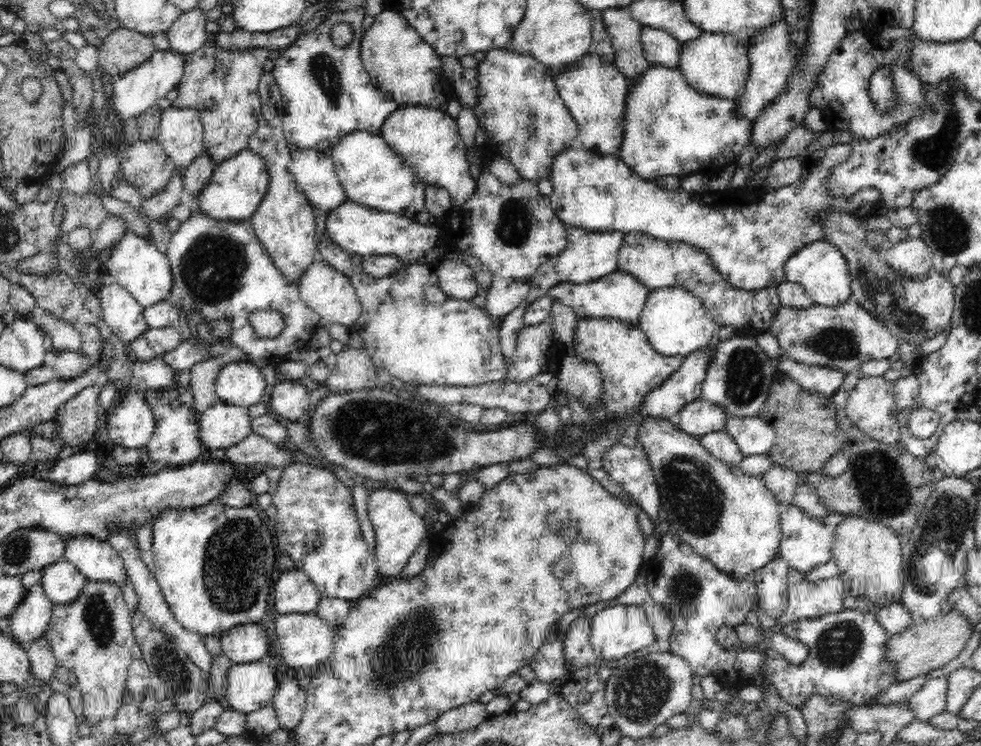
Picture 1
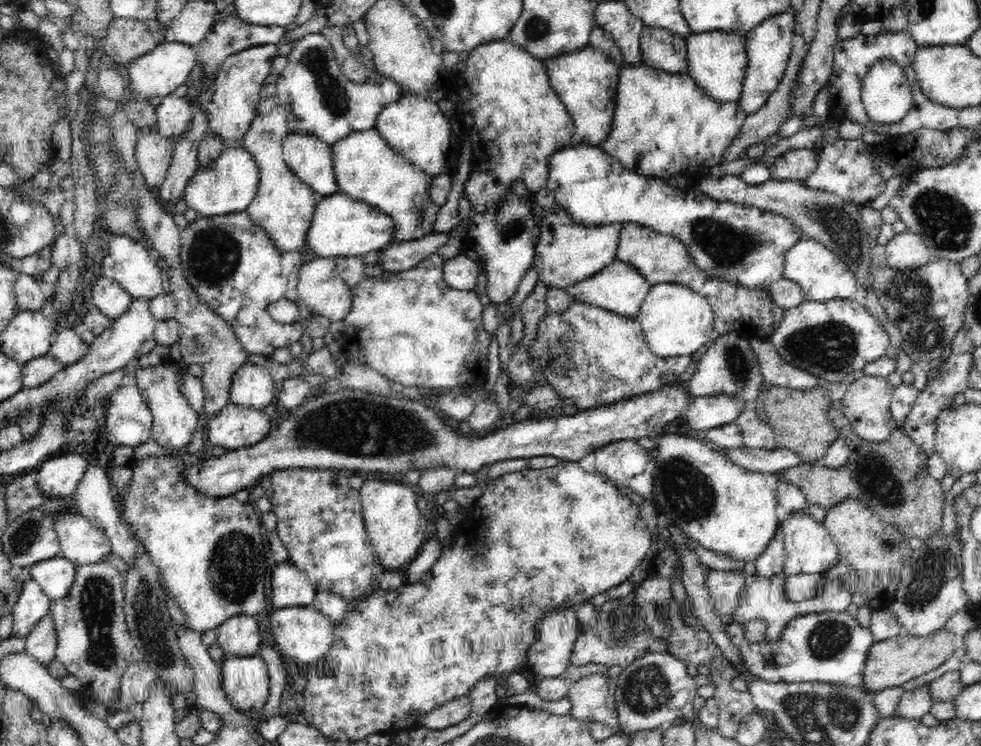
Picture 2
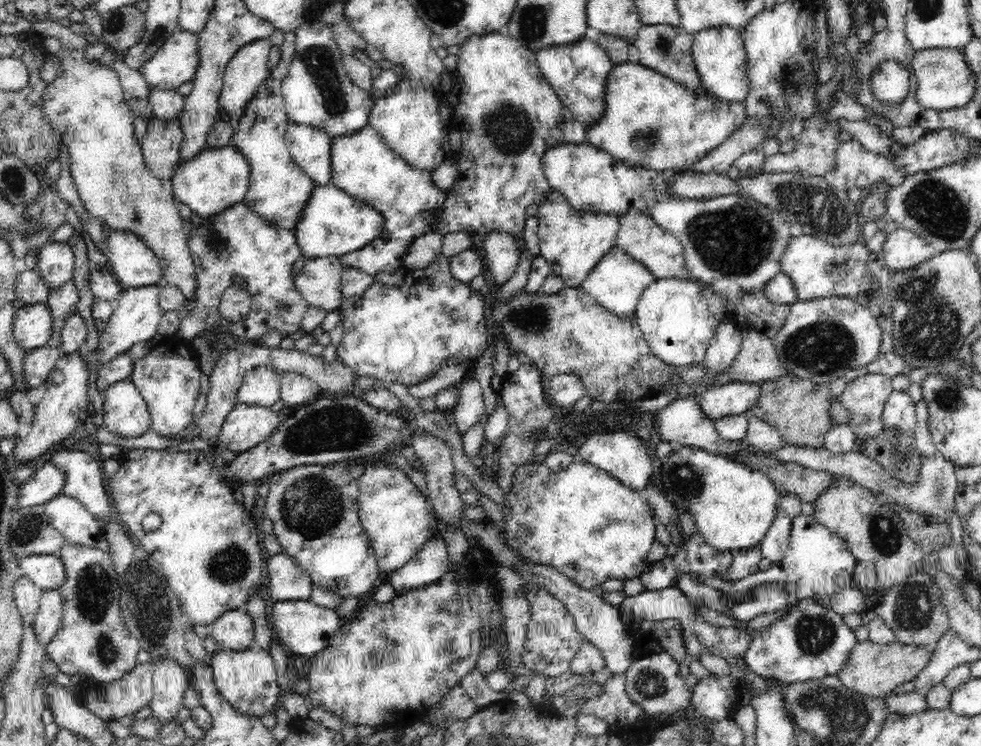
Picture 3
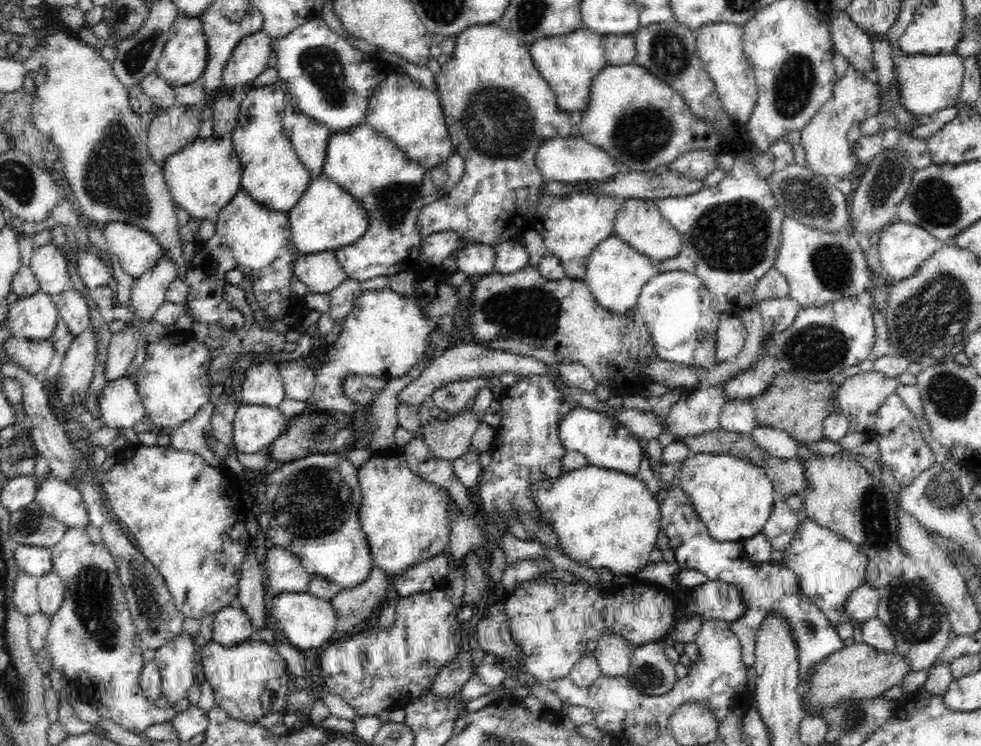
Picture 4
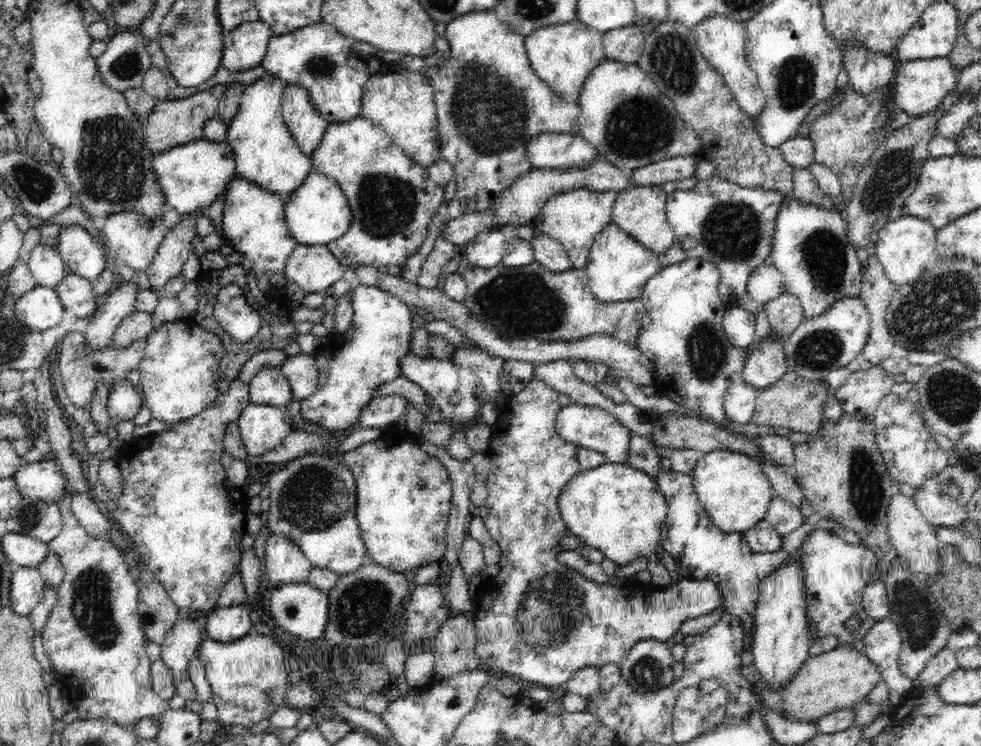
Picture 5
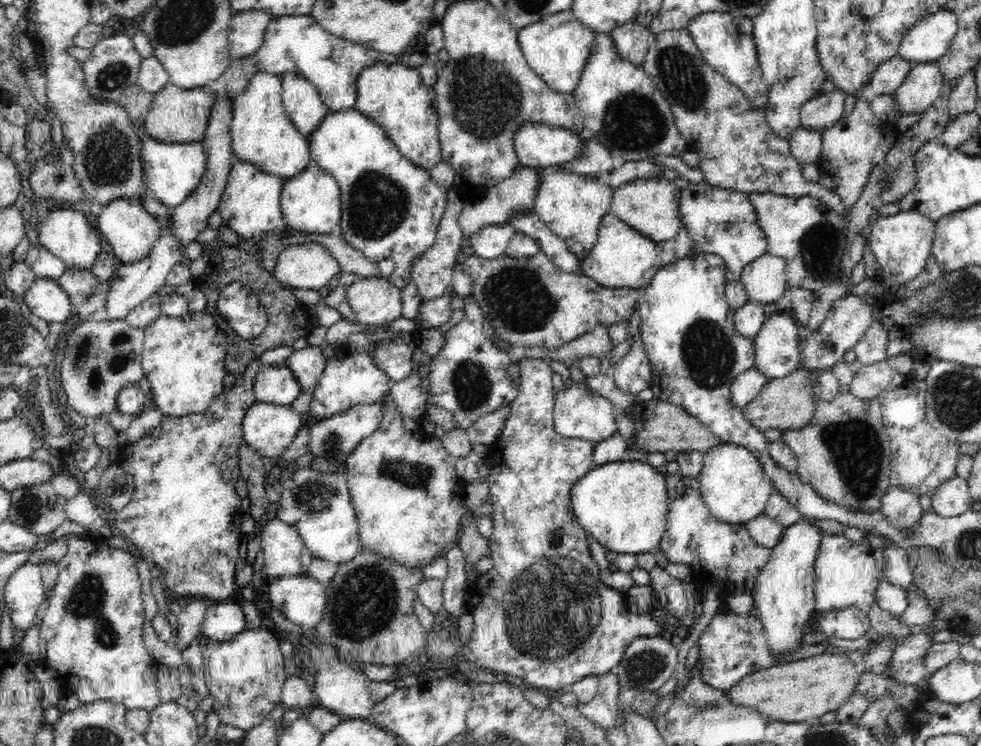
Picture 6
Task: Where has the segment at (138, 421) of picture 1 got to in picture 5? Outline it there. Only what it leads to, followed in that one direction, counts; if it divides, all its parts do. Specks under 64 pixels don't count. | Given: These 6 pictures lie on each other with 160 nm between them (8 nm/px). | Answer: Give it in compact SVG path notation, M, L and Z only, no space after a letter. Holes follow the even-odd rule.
M128 380L110 388L107 410L115 424L132 421L142 407L143 397L138 386L133 386Z

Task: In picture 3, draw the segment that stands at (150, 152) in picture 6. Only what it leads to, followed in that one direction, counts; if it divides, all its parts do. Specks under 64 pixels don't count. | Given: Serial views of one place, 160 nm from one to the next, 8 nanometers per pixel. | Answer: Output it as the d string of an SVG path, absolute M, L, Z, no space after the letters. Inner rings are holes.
M230 144L224 148L206 148L192 160L180 161L168 184L179 204L186 204L194 214L210 218L244 200L249 178L250 165L246 157Z

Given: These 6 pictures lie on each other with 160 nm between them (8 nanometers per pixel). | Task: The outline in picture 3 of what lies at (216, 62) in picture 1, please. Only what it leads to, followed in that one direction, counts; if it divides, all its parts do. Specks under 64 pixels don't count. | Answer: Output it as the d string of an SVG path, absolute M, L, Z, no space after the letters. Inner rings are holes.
M264 37L263 39L245 44L242 48L238 49L238 52L236 52L225 68L223 87L220 98L218 98L218 108L219 111L224 113L224 118L222 119L230 121L234 128L238 126L239 120L245 111L246 104L254 98L255 92L262 84L262 81L270 76L266 62L268 62L271 48L270 37Z

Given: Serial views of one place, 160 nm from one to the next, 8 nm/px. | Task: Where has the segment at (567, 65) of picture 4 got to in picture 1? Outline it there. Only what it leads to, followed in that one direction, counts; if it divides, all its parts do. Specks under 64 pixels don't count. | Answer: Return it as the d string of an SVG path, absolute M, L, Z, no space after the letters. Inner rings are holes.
M596 53L582 56L566 72L554 76L554 82L574 120L578 123L577 144L589 153L602 156L618 156L623 137L623 116L629 81L618 67L606 64Z

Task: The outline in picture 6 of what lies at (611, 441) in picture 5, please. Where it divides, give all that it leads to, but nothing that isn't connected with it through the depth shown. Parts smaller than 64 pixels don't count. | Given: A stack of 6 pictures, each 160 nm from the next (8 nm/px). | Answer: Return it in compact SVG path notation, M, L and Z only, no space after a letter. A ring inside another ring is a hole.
M573 374L567 382L570 386L565 386L554 396L553 404L553 427L563 438L576 438L580 440L594 441L598 444L600 441L606 441L606 438L612 438L612 434L618 432L616 425L616 409L604 397L591 391L585 386L584 382Z

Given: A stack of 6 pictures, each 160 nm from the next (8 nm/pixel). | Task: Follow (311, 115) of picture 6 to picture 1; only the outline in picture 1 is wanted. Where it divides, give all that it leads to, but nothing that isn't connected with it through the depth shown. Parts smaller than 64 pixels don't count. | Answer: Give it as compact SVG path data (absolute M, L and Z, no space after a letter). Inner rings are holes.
M314 148L291 150L289 171L316 209L328 212L347 201L331 156Z

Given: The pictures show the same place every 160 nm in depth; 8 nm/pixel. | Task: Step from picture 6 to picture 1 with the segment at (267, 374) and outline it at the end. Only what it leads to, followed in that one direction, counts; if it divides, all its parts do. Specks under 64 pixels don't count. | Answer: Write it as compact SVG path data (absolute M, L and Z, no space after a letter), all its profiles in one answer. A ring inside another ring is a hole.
M251 360L235 361L220 370L215 392L219 402L249 408L262 403L266 382L262 370Z

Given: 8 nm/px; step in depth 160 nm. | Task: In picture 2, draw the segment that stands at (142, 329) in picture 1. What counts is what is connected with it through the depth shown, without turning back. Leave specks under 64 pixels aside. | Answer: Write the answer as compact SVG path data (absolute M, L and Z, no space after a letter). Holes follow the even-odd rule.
M101 275L94 282L92 292L92 301L110 320L118 320L129 310L132 296L114 279Z

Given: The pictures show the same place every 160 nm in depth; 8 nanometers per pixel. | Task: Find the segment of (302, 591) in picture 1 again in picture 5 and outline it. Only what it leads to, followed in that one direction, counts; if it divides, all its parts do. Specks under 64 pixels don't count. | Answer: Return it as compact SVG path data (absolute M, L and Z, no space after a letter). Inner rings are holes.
M274 531L269 534L265 546L264 566L270 582L278 586L306 581L313 566L302 553L302 549L290 540L290 537Z

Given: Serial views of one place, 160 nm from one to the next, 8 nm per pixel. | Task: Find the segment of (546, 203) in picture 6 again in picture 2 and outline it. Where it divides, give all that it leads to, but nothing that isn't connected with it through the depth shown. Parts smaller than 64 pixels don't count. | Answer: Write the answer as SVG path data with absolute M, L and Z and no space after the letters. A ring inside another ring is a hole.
M558 203L553 209L547 212L546 216L541 217L540 234L535 244L534 265L538 269L538 280L542 281L547 287L558 287L561 289L569 288L600 272L607 264L610 264L617 256L617 248L621 235L622 223L605 224L598 226L586 226L576 223L570 213L567 213Z

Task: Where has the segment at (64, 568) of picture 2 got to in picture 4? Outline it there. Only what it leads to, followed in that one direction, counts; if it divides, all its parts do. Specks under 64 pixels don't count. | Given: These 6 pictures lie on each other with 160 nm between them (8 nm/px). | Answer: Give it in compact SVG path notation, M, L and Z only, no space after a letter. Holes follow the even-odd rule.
M21 544L15 547L14 556L21 572L35 576L37 579L53 570L49 548Z

